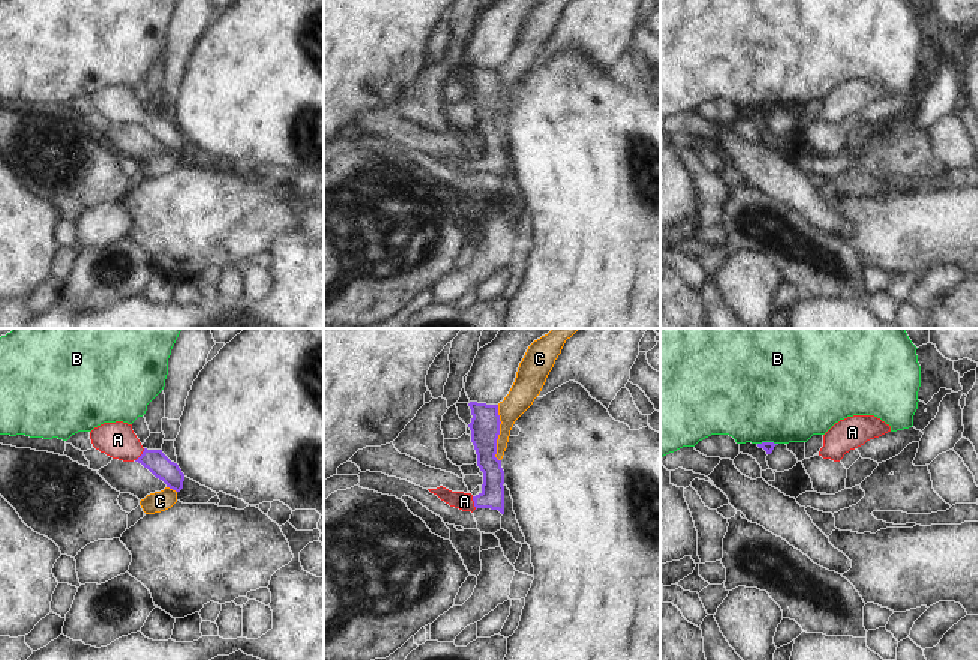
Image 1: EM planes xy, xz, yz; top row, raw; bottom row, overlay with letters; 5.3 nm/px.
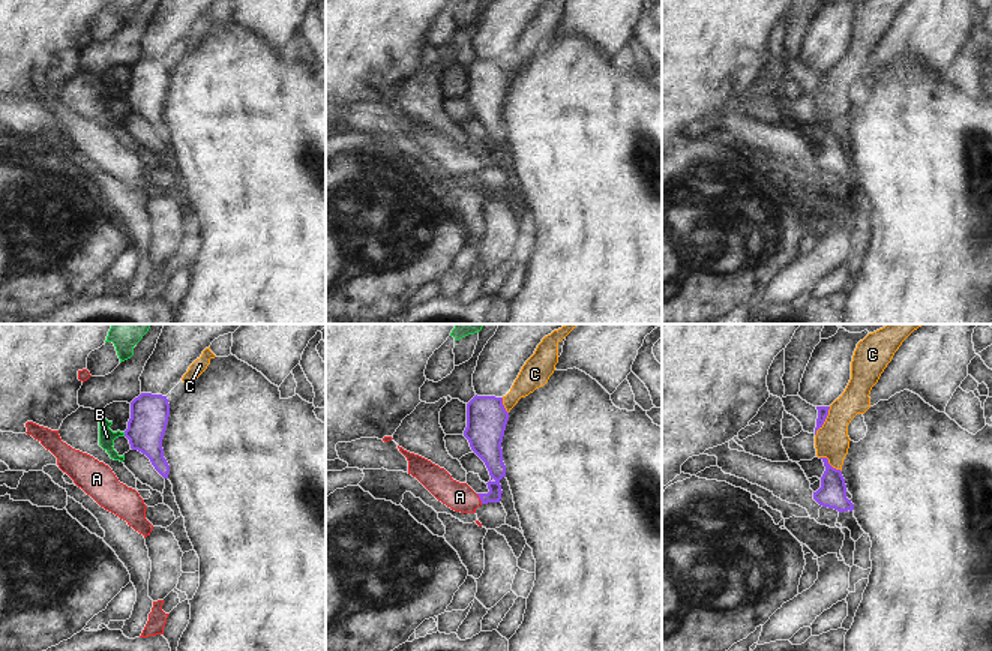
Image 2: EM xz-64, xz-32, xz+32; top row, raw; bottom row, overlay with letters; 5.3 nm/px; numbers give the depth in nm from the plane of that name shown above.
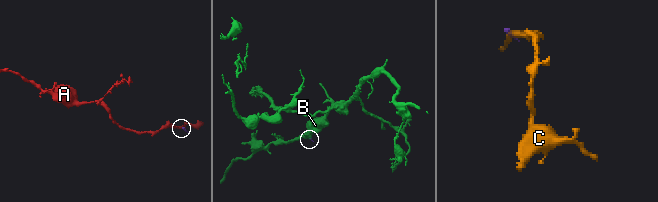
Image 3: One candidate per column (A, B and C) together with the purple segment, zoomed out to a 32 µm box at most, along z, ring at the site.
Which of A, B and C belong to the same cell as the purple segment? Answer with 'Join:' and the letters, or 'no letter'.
Join: A

